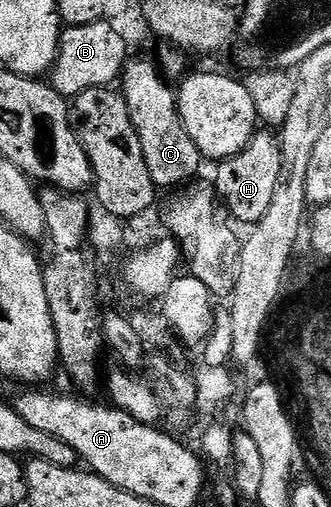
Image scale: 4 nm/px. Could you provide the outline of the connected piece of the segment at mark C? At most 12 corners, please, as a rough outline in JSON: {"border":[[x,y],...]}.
{"border":[[144,58],[124,64],[122,93],[158,188],[202,165],[178,94]]}

